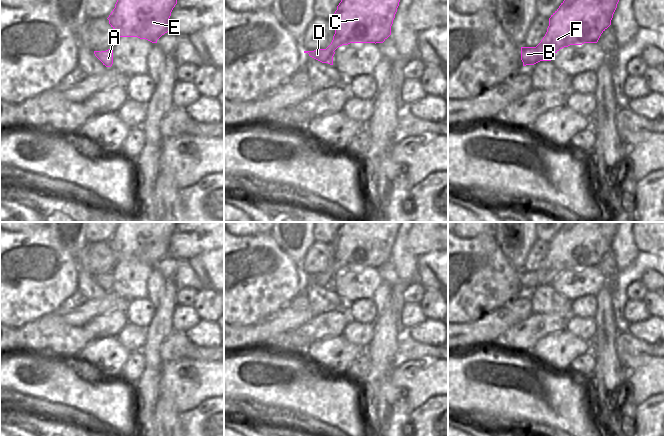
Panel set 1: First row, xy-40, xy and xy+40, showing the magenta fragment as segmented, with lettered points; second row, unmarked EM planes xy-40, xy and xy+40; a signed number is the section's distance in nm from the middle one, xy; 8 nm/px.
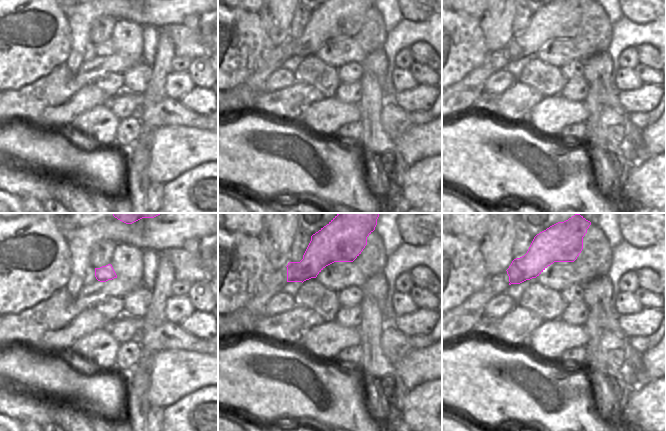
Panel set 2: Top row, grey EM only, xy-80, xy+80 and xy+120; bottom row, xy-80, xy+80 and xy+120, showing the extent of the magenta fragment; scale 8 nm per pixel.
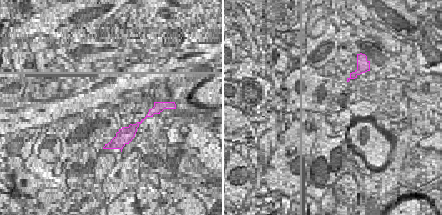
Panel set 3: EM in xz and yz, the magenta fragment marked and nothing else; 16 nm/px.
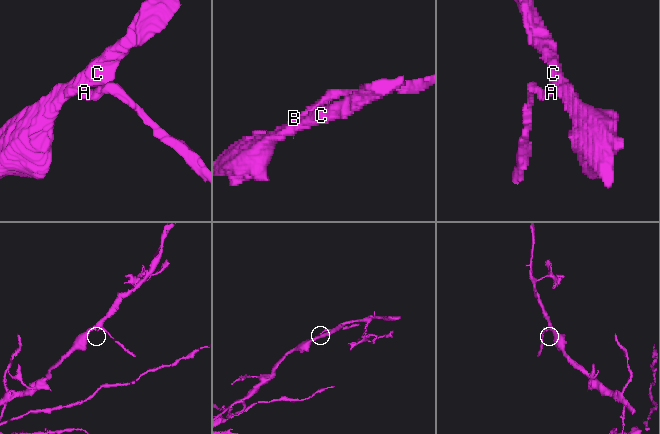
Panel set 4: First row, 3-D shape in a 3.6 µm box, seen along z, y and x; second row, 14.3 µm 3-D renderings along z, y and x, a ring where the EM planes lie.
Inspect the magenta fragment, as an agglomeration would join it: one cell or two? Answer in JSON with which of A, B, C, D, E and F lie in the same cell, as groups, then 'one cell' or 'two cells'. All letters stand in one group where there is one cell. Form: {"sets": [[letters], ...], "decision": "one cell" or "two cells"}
{"sets": [["A"], ["B", "C", "D", "E", "F"]], "decision": "two cells"}

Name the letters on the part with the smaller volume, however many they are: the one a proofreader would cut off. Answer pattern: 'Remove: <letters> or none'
Remove: A

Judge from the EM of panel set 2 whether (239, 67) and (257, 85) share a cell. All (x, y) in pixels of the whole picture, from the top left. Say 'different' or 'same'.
different

